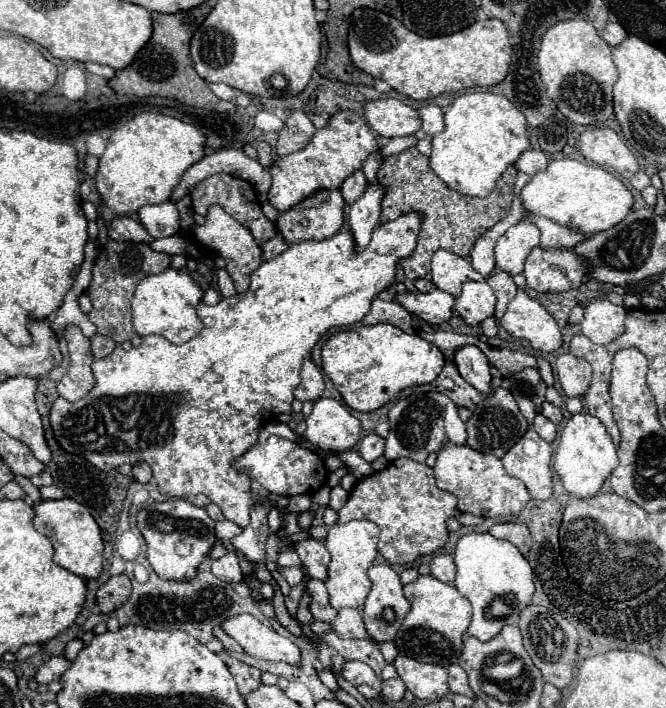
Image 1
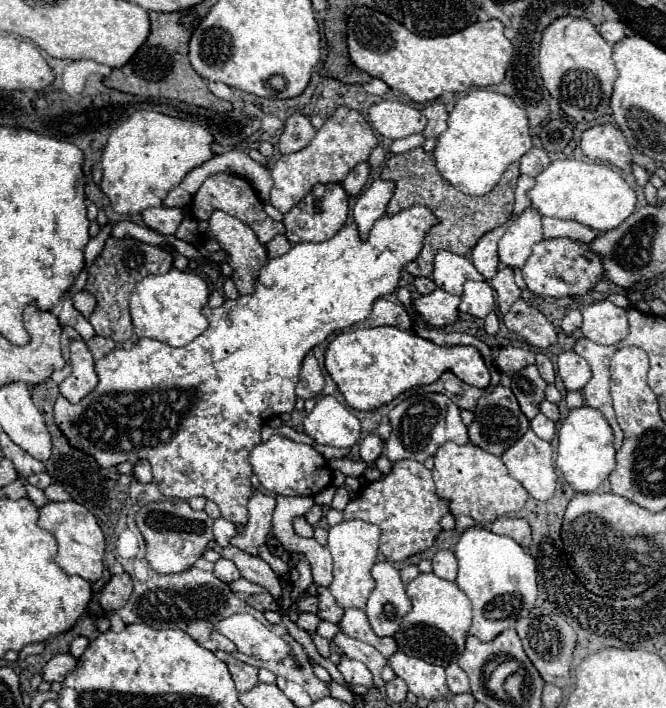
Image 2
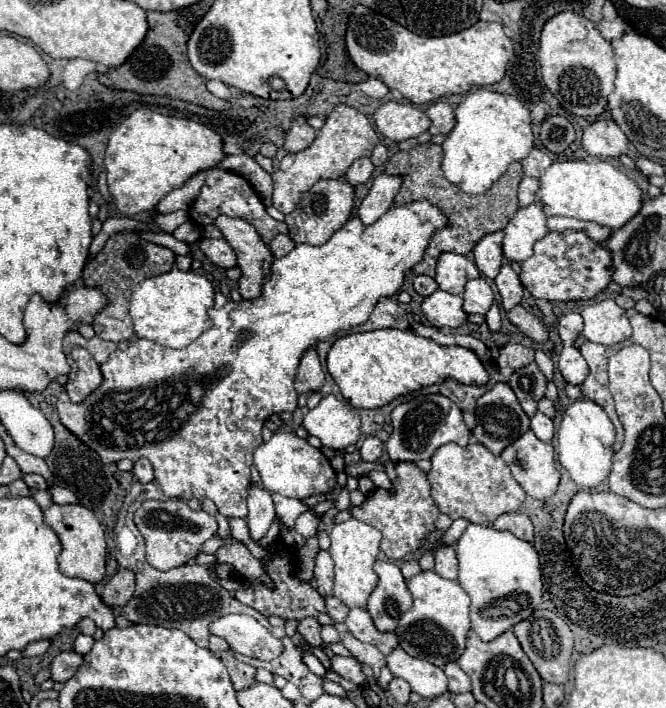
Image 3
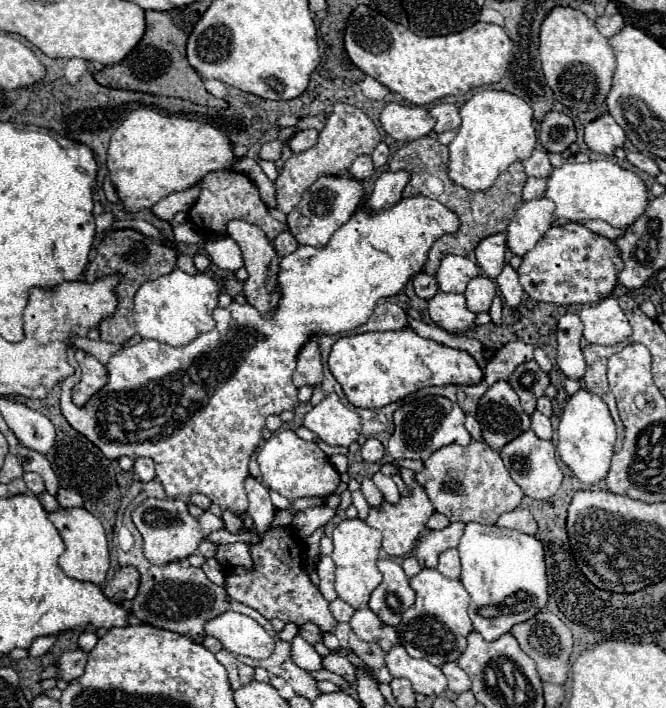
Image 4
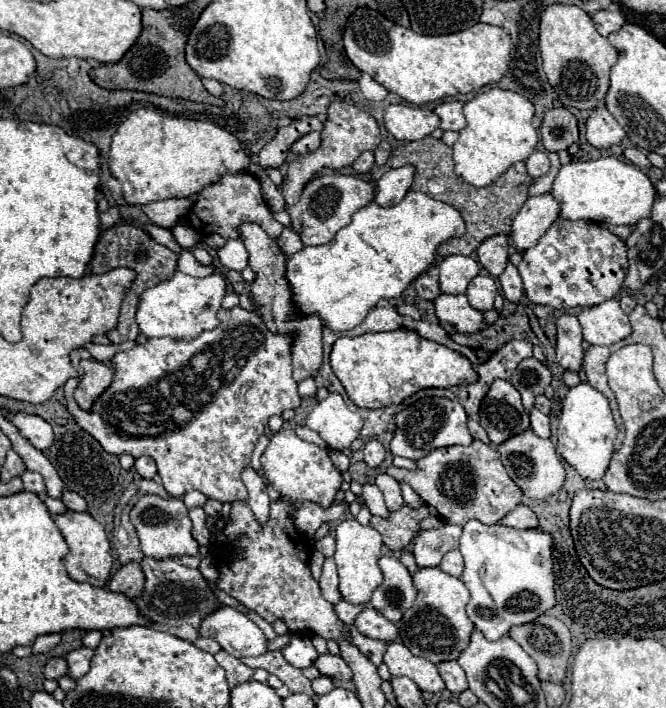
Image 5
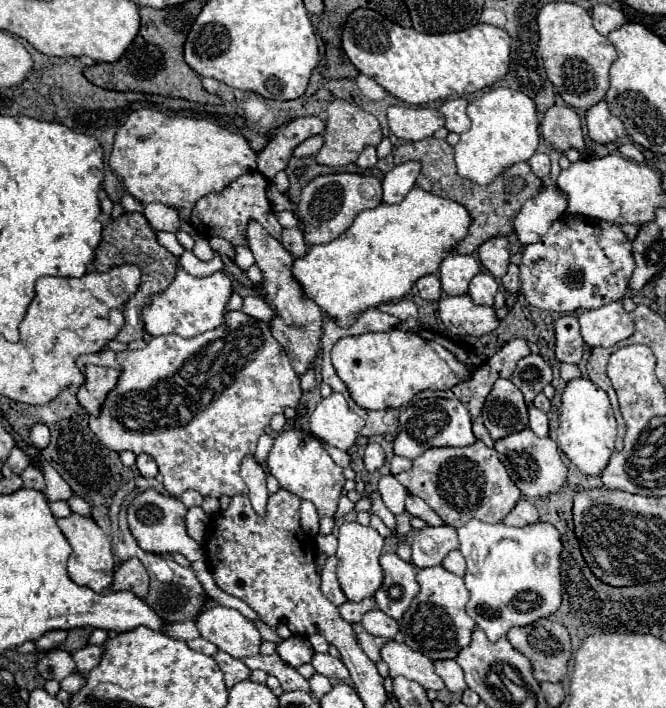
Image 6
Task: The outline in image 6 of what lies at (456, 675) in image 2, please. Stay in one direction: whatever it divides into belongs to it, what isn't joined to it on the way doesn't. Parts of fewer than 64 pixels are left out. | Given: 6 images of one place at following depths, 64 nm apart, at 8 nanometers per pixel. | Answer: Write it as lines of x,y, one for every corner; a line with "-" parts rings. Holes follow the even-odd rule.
438,660
438,662
434,662
434,668
450,692
464,692
466,690
464,672
456,660

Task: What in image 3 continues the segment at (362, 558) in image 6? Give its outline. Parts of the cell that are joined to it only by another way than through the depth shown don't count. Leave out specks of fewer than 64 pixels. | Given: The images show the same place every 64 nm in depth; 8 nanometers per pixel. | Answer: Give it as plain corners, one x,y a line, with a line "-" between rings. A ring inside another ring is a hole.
350,518
348,522
342,522
342,524
336,524
330,532
330,556
334,558
334,564
336,564
336,580
334,580
334,596
340,598
348,608
354,608
354,606
360,606
364,608
366,602
368,602
368,596
372,594
372,590
376,588
376,572
372,570
376,558
378,558
378,552
380,552
380,540
382,540
382,534
378,528
374,526
368,526
360,520
354,520

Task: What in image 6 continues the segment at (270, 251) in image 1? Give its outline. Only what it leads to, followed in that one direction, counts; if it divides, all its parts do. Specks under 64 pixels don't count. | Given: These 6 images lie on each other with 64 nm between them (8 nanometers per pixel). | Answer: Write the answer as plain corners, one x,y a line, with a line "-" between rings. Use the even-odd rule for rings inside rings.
284,228
284,230
282,230
280,244
282,244
294,258
304,256
306,250
308,250
308,246
306,246
306,242
304,242
304,236
302,236
300,228
290,228
290,230

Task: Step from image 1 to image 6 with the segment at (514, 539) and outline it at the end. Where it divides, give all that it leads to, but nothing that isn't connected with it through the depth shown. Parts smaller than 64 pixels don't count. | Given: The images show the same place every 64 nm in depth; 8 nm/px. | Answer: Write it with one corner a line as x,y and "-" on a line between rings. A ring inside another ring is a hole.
522,498
514,506
514,510
504,518
506,526
528,526
528,524
536,524
536,522
538,522
538,510
526,498

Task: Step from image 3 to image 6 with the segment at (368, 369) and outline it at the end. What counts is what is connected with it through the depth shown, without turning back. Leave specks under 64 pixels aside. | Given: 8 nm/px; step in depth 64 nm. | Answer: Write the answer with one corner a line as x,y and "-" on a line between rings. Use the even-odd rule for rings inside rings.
400,328
388,330
388,332
376,332
376,334
368,332
368,334
360,334
360,336
340,338
332,348
332,364
334,364
340,380
346,384
350,398
360,408
366,408
366,410
400,408
406,402
410,402
414,394
418,394
422,390
428,390
428,388
430,390
448,390
472,376
470,368
464,362
460,362
458,358
454,358
454,354
448,352
444,346
440,346
432,340
424,340
416,332
404,332

